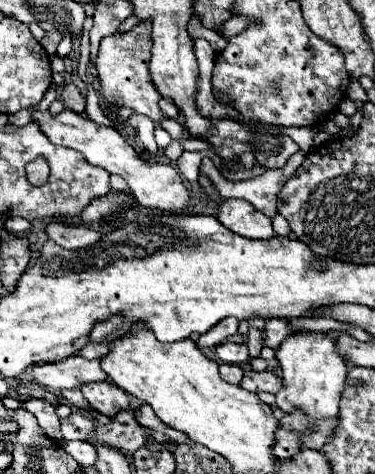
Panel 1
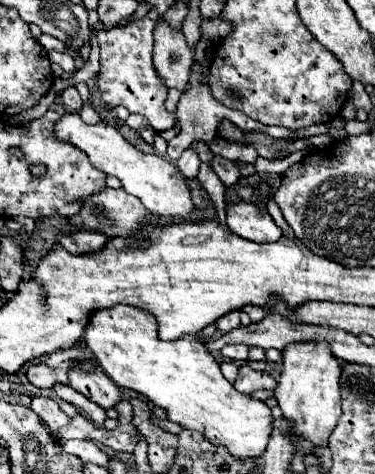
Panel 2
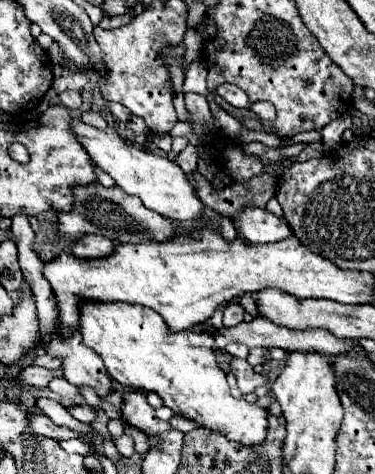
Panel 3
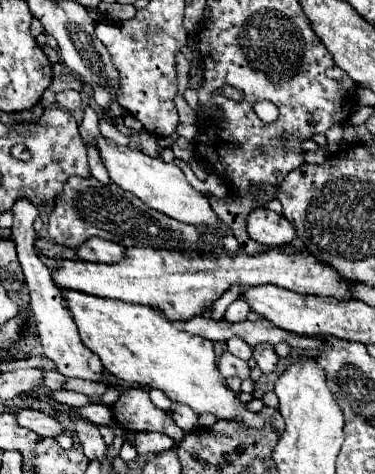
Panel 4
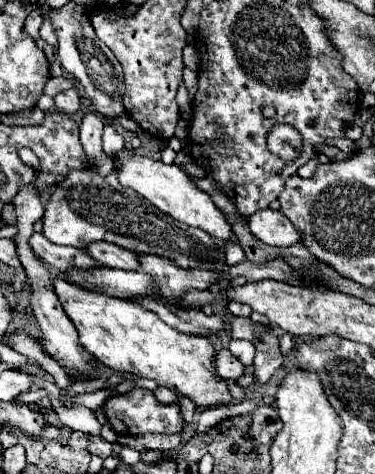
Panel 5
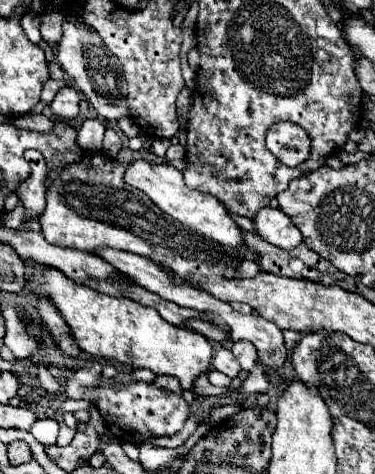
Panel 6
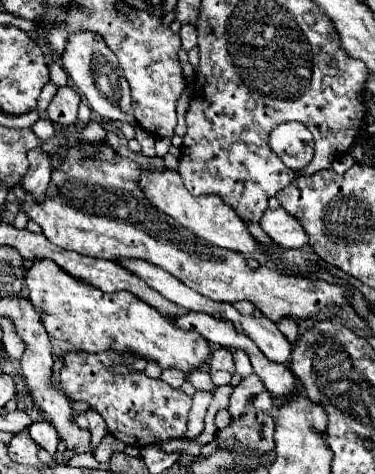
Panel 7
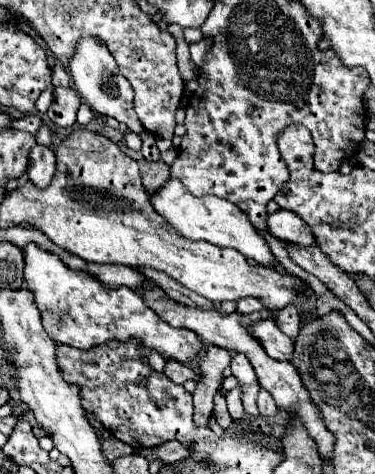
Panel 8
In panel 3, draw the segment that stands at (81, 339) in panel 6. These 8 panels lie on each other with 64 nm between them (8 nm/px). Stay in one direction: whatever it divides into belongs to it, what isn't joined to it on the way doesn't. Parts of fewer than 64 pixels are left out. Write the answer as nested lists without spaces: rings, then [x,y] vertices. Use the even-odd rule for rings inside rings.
[[[84,302],[80,306],[80,334],[84,344],[102,358],[108,374],[122,386],[156,392],[174,414],[188,416],[198,426],[222,434],[240,446],[252,448],[264,442],[268,410],[230,394],[226,374],[218,368],[210,334],[166,332],[158,312],[124,302]]]

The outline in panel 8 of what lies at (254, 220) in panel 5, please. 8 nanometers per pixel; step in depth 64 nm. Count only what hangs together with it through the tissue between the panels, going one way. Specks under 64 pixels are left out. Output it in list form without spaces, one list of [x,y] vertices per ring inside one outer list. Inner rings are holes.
[[[278,210],[274,214],[268,214],[266,230],[274,238],[278,238],[286,244],[294,244],[300,248],[314,244],[312,232],[308,232],[308,226],[304,224],[304,220],[296,218],[294,212],[288,212],[288,210]]]

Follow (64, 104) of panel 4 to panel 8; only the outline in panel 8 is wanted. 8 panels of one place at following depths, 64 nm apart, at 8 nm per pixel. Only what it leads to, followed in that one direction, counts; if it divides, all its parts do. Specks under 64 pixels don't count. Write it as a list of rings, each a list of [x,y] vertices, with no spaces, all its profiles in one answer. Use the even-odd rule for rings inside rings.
[[[56,88],[54,100],[46,112],[46,116],[56,126],[74,126],[76,124],[76,112],[80,106],[80,96],[74,88]]]

